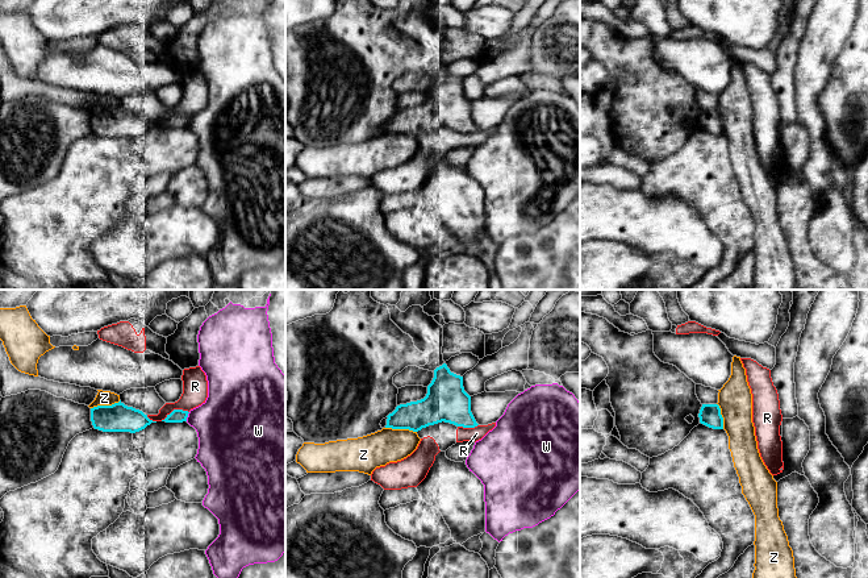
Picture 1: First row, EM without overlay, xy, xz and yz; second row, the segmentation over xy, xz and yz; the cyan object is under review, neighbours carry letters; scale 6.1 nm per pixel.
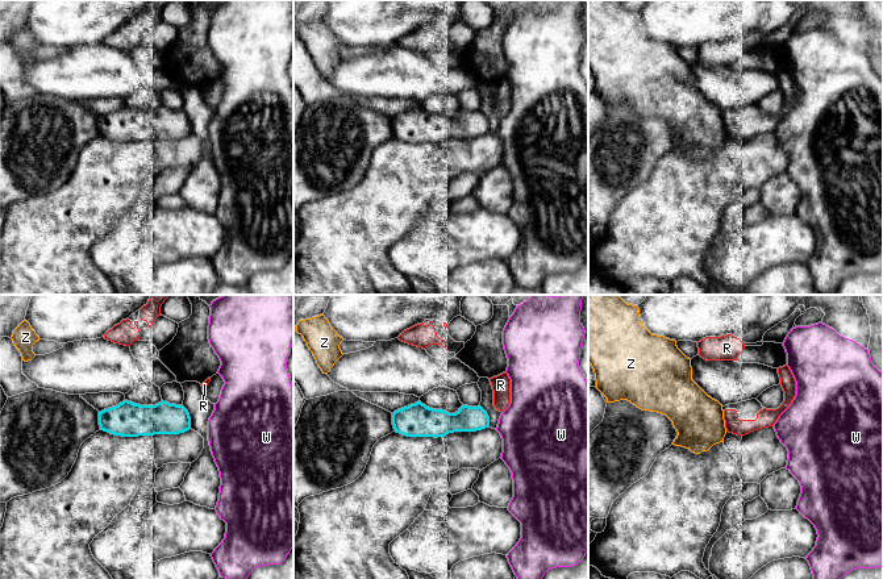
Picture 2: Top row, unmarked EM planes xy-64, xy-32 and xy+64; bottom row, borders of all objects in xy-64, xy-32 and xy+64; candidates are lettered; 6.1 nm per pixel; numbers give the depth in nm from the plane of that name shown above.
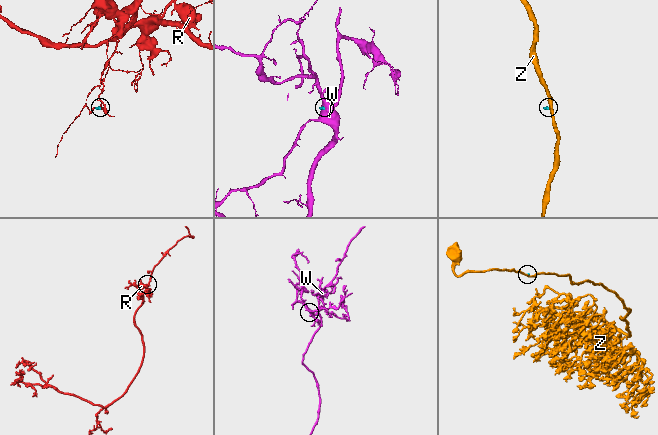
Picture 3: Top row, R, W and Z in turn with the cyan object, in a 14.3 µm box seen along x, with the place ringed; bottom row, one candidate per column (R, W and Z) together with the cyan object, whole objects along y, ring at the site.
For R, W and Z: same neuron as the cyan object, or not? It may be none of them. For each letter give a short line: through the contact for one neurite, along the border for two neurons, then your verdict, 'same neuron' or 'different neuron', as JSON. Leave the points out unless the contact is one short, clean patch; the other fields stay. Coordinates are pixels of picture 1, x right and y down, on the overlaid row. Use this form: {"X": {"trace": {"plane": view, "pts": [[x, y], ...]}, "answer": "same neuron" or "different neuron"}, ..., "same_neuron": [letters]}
{"R": {"trace": {"plane": "xy", "pts": [[188, 411], [172, 410], [161, 420]]}, "answer": "different neuron"}, "W": {"trace": {"plane": "xy", "pts": [[190, 412], [186, 420]]}, "answer": "different neuron"}, "Z": {"trace": {"plane": "xz", "pts": [[385, 427], [408, 428], [416, 432]]}, "answer": "different neuron"}, "same_neuron": []}

